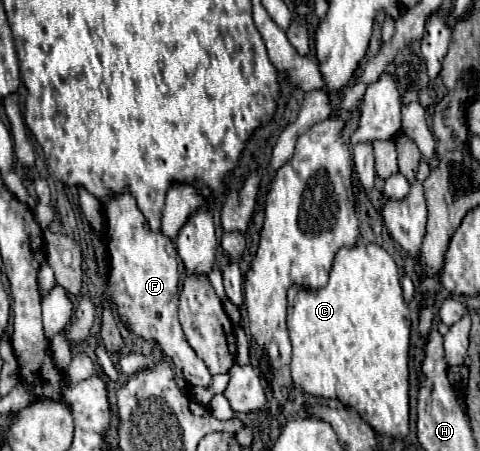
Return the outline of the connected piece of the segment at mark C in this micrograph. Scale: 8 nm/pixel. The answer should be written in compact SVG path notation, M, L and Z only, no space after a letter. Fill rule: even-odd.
M376 245L342 247L332 263L330 281L320 289L292 285L287 291L287 329L292 341L290 373L294 385L304 393L340 399L354 407L360 417L380 435L408 435L408 347L410 347L410 310L404 305L400 275L390 253Z

